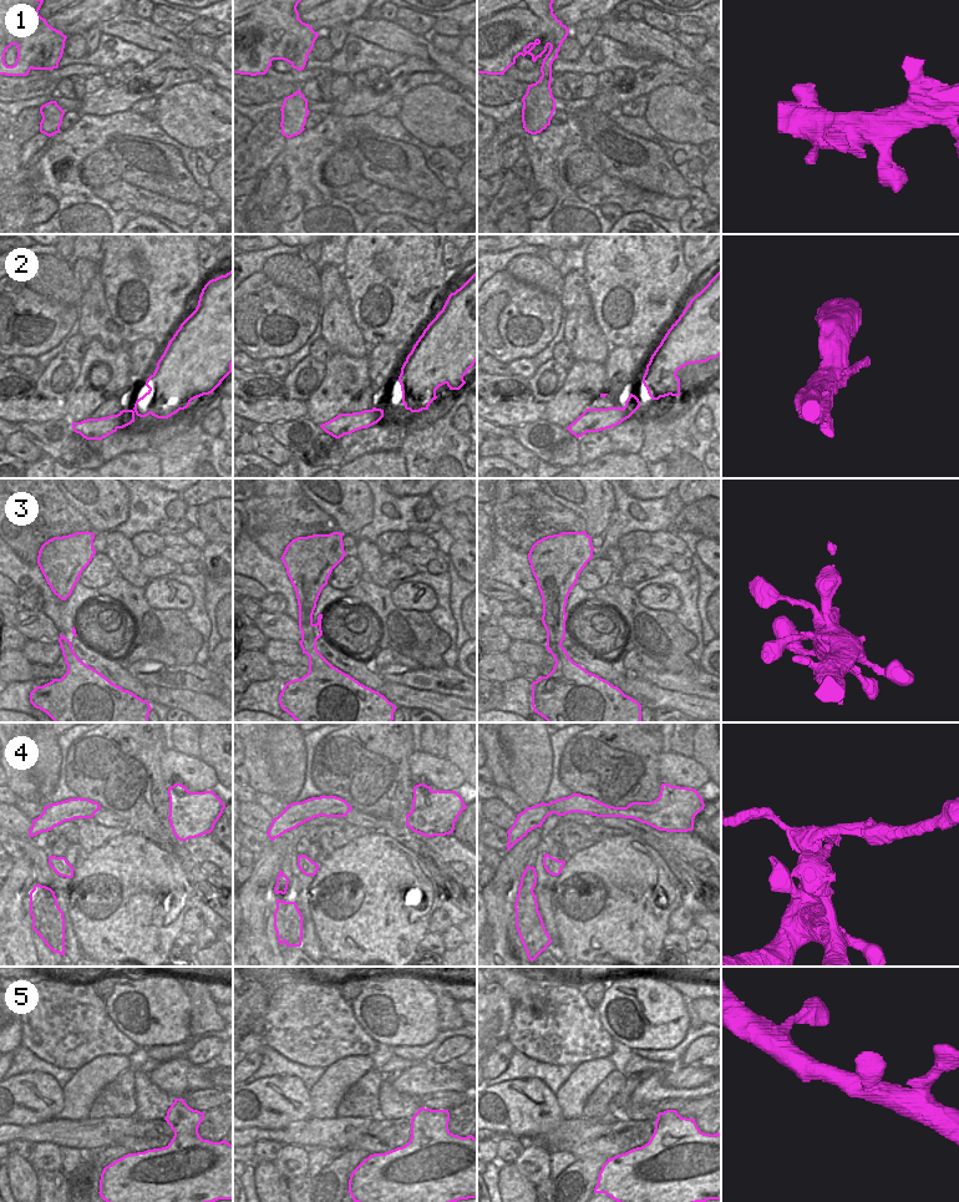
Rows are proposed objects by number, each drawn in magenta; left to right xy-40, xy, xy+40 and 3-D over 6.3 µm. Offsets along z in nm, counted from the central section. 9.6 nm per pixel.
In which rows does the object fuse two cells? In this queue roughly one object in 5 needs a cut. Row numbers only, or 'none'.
4

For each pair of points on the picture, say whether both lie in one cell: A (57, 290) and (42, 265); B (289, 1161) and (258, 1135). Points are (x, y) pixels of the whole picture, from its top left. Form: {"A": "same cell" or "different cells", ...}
{"A": "same cell", "B": "different cells"}

